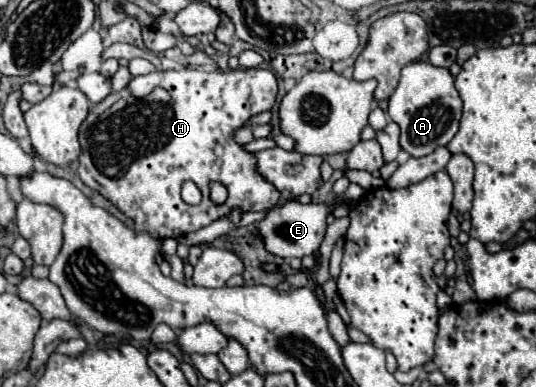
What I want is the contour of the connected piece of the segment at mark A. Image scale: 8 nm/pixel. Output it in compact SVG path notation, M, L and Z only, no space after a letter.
M419 60L419 62L407 64L401 70L399 86L395 88L395 92L389 98L389 116L401 128L401 148L407 150L411 156L415 156L415 158L427 156L437 146L447 146L453 140L455 132L459 130L461 114L463 114L463 100L459 98L457 88L455 88L455 78L451 76L451 72L447 68L439 68L439 66L433 66L431 62Z

